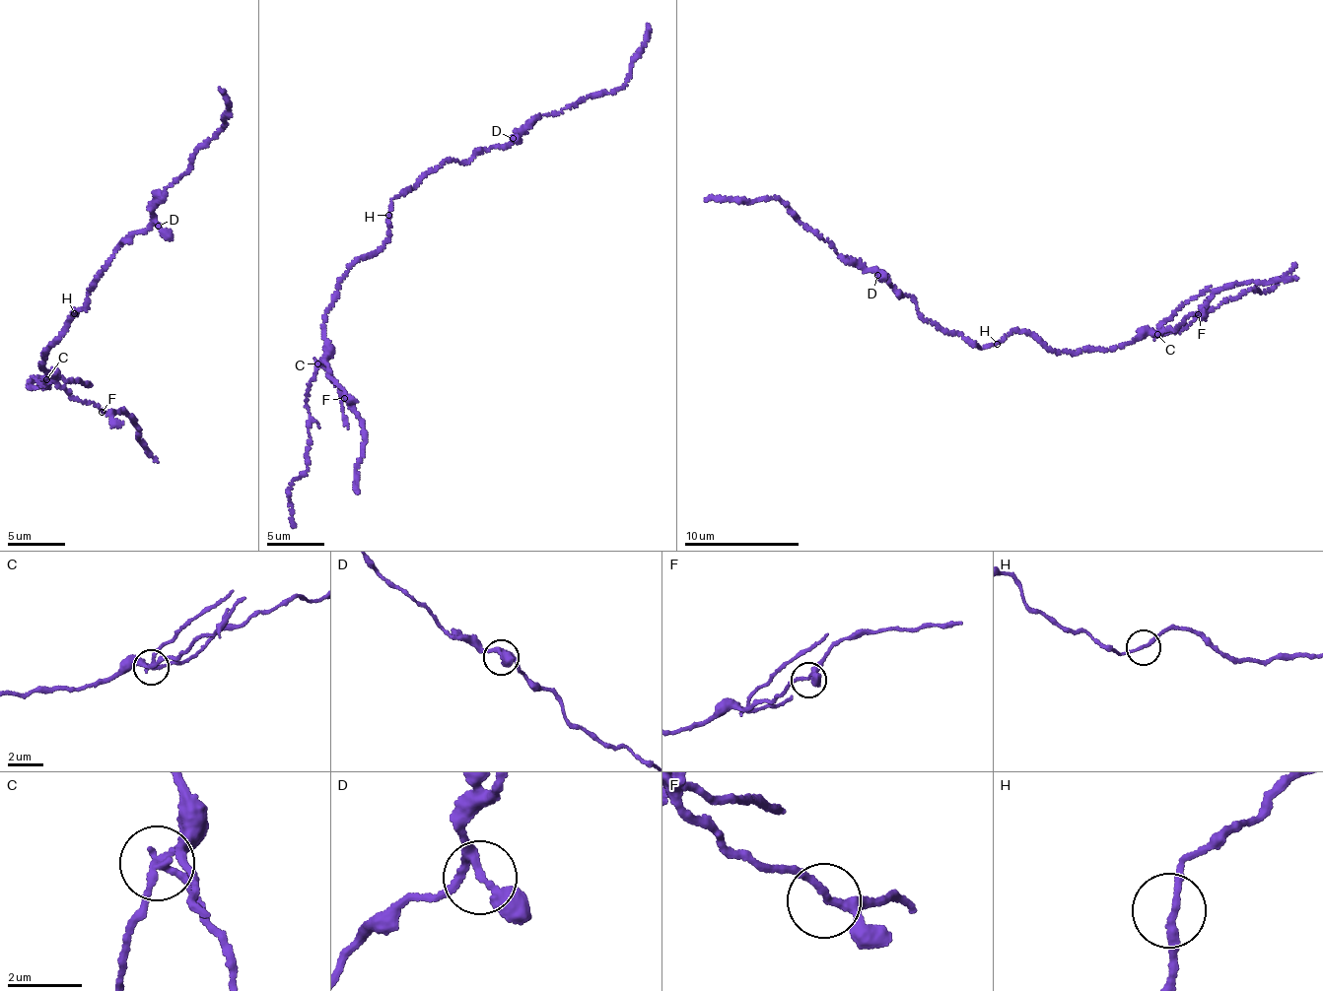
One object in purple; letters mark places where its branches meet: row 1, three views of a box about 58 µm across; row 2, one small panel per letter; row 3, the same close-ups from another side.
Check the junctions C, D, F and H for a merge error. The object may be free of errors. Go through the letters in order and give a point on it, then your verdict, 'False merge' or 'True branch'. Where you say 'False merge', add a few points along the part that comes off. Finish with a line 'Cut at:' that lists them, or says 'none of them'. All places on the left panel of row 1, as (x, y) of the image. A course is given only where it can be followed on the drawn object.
C: Place: (46, 379). False merge. Course of the part to remove: (47, 380), (92, 385)
D: Place: (158, 226). True branch
F: Place: (102, 412). True branch
H: Place: (74, 313). True branch
Cut at: C

